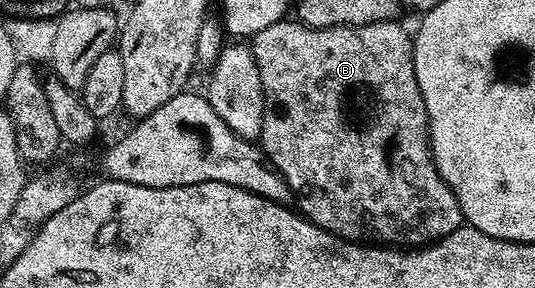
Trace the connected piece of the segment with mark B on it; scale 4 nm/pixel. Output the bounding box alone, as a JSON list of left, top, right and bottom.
[249,20,464,248]

